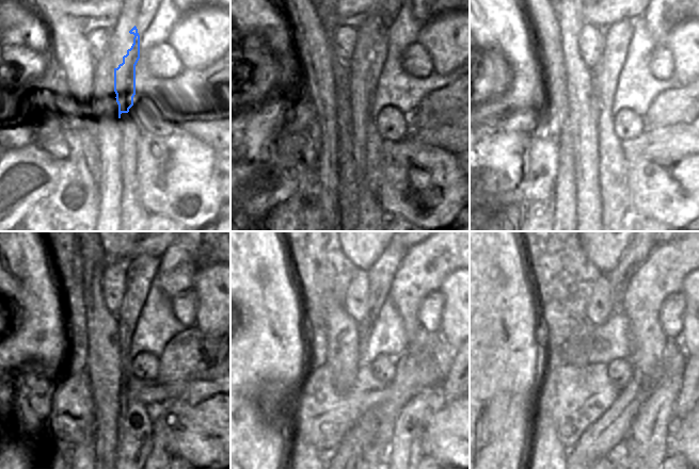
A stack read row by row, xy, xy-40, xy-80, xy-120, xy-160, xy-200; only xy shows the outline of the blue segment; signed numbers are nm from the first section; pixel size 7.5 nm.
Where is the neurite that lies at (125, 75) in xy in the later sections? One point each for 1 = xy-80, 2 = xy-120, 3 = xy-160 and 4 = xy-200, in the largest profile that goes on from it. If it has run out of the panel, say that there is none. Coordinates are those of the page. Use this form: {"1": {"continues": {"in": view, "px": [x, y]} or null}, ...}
{"1": {"continues": {"in": "xy-80", "px": [605, 75]}}, "2": {"continues": {"in": "xy-120", "px": [142, 270]}}, "3": {"continues": {"in": "xy-160", "px": [381, 274]}}, "4": {"continues": {"in": "xy-200", "px": [620, 277]}}}

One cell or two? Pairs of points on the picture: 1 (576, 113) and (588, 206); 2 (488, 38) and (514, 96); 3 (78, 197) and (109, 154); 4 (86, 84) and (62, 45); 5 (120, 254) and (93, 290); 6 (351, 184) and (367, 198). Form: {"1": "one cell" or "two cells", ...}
{"1": "one cell", "2": "one cell", "3": "two cells", "4": "one cell", "5": "two cells", "6": "two cells"}

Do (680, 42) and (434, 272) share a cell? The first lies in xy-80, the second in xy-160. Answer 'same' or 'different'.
different

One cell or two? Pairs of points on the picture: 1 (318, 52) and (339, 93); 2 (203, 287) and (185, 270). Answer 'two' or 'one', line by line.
1: two
2: two

